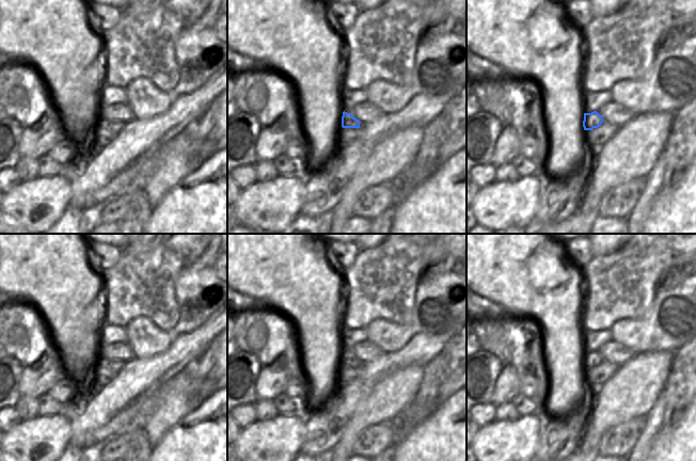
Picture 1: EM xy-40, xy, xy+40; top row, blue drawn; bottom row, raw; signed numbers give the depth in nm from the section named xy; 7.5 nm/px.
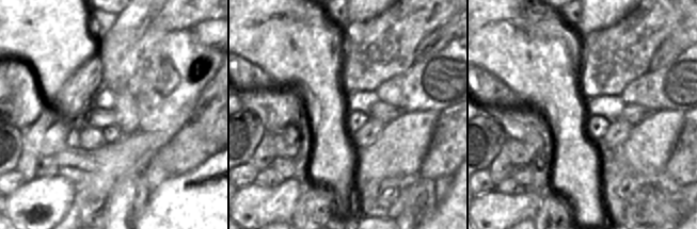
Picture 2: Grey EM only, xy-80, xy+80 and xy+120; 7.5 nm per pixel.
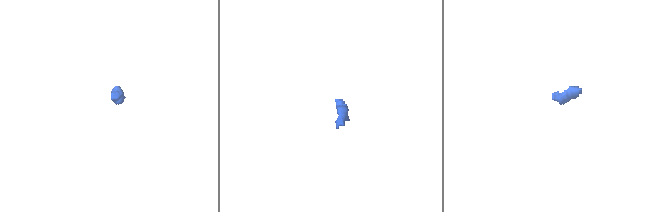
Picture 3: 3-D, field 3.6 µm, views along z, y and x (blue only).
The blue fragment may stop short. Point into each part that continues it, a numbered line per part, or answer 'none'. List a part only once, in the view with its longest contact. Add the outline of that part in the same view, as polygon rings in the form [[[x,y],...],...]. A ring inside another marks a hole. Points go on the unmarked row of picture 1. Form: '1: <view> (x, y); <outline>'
1: xy (347, 374); [[[343,367],[341,368],[343,383],[352,382],[355,375],[357,367]]]

